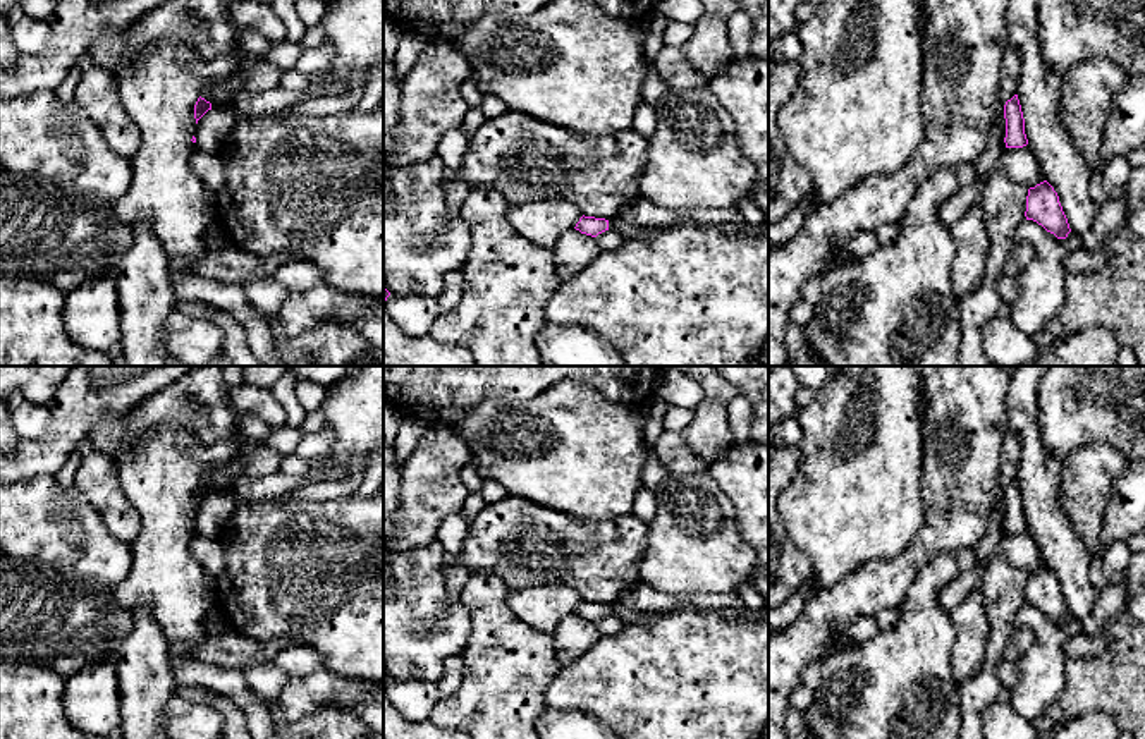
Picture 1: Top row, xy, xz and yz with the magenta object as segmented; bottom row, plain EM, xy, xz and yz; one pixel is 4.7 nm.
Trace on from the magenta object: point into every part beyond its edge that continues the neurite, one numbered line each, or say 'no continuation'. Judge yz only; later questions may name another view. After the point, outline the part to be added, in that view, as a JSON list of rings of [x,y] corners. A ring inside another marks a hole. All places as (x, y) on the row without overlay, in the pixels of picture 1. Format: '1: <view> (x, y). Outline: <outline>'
no continuation

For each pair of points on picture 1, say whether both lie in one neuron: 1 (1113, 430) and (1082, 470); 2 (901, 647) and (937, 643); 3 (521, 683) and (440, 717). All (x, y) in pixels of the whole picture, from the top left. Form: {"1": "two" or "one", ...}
{"1": "two", "2": "one", "3": "one"}

